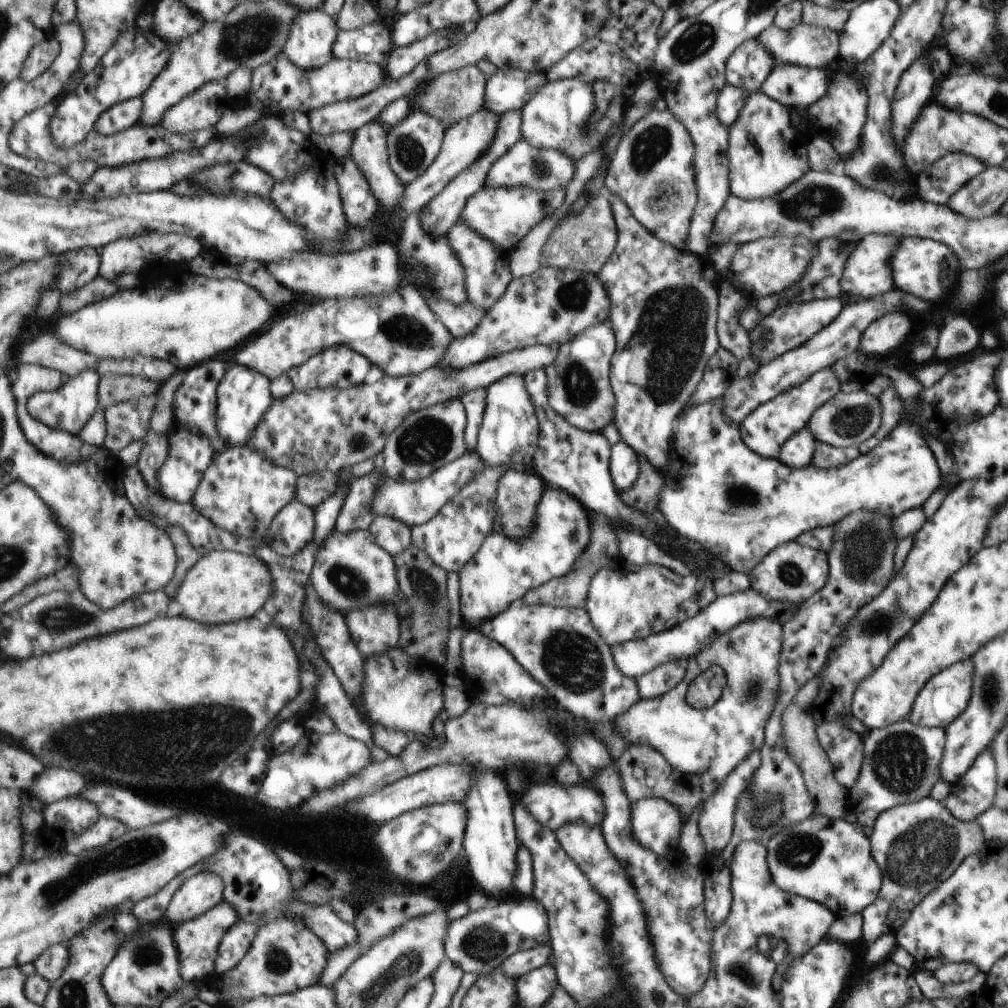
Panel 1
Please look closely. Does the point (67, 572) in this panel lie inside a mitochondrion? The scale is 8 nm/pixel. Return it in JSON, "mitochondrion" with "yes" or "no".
{"mitochondrion":"no"}

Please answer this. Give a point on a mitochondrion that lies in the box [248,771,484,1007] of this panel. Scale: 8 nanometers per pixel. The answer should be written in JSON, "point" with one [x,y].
{"point":[278,962]}

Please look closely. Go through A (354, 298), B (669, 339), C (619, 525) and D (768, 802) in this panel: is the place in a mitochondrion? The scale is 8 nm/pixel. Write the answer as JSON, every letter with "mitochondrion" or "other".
{"A":"other","B":"mitochondrion","C":"other","D":"mitochondrion"}

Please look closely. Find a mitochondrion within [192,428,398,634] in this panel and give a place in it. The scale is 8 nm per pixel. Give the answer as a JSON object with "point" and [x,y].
{"point":[344,581]}

